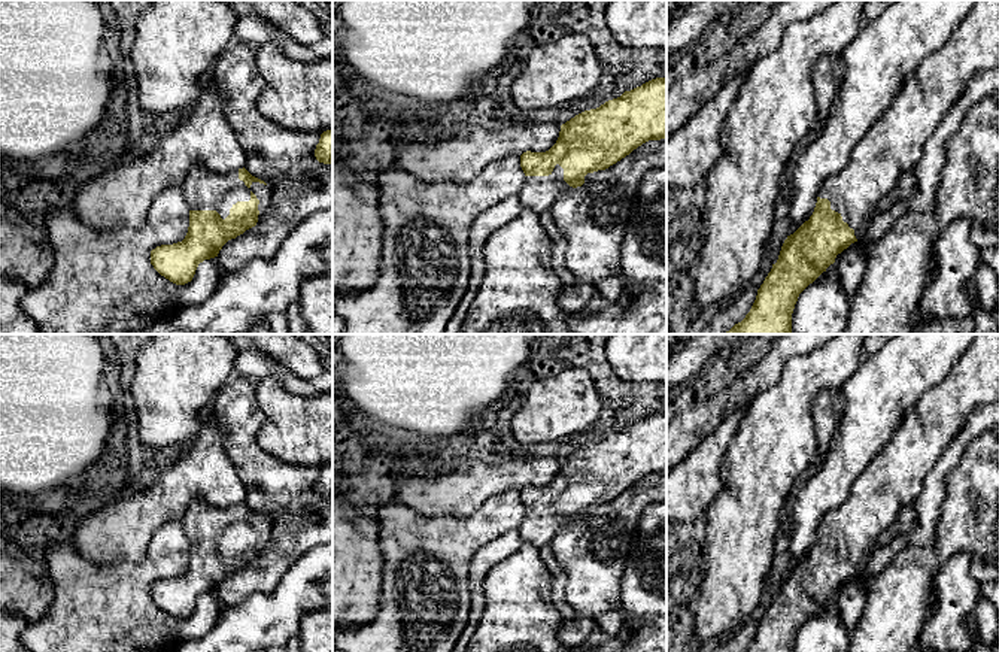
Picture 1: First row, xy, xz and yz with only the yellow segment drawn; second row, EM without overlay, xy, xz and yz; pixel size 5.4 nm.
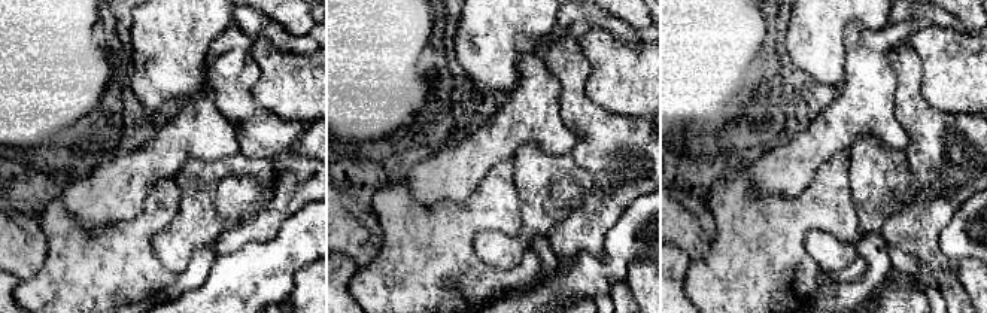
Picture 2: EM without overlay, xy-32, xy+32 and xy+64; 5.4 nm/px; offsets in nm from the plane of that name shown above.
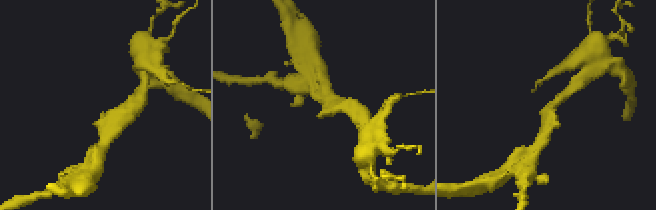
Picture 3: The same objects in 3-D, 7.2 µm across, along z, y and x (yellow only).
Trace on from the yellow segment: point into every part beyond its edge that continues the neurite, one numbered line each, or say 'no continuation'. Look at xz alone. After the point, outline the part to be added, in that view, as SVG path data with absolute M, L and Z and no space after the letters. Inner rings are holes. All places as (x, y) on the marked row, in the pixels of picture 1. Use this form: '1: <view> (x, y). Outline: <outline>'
1: xz (539, 193). Outline: M556 164L549 176L525 176L517 195L523 209L543 213L550 212L555 200L571 188L564 181L564 169Z

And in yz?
1: yz (895, 143). Outline: M981 0L950 40L905 79L887 112L854 146L845 167L823 182L819 197L831 201L831 209L854 230L859 243L866 237L875 207L890 194L899 176L917 166L926 140L947 110L962 97L968 81L978 72L996 67L999 67L999 0Z

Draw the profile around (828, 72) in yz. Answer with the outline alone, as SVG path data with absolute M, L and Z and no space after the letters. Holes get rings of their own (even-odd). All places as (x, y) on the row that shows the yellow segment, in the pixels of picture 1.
M823 55L813 63L811 81L819 109L814 133L828 121L844 76L845 64L841 57Z

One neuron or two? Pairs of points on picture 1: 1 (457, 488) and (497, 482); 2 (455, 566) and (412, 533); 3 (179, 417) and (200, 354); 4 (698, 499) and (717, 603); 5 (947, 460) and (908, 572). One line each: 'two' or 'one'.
1: one
2: one
3: one
4: two
5: two

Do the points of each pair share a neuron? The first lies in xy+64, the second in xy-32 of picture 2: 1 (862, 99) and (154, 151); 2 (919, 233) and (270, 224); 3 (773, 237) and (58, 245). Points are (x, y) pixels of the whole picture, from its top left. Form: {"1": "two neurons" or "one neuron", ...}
{"1": "one neuron", "2": "one neuron", "3": "one neuron"}

